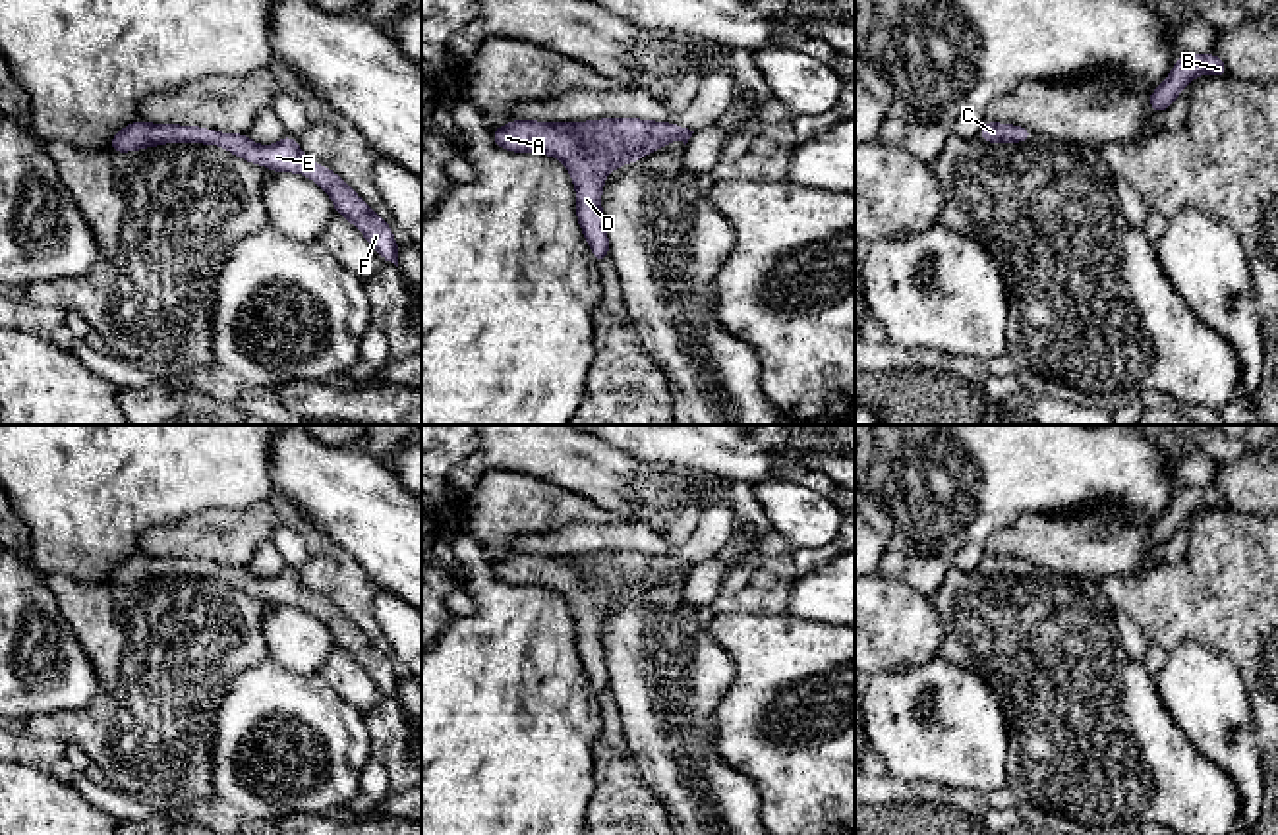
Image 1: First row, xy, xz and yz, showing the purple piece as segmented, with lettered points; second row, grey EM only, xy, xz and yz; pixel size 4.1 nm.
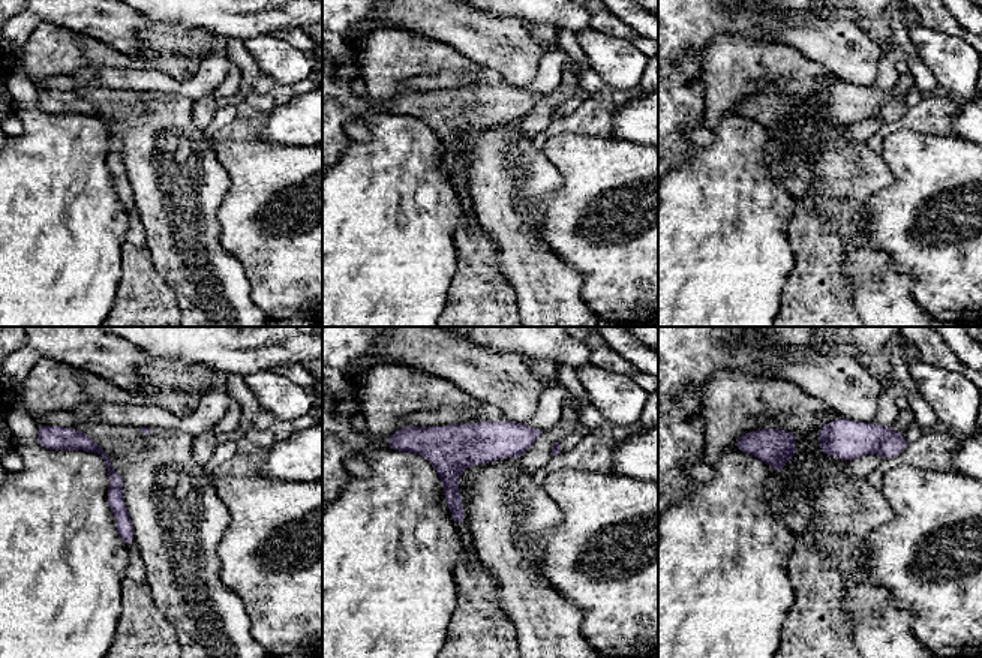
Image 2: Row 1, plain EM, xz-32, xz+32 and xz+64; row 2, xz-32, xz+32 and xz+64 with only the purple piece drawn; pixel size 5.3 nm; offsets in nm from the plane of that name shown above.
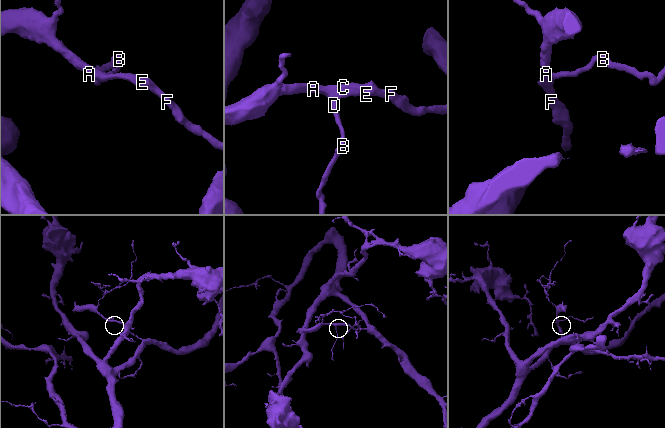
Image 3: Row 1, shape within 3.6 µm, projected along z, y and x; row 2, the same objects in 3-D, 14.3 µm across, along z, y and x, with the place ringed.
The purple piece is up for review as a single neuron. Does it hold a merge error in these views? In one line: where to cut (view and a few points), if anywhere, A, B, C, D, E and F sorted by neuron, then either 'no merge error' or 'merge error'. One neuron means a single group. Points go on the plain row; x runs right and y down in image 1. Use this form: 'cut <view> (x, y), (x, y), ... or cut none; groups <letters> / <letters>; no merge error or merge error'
cut none; groups A B C D E F; no merge error

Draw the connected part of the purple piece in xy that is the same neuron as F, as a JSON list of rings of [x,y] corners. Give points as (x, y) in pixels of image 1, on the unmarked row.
[[[135,553],[116,564],[108,584],[128,586],[145,580],[159,580],[170,574],[218,578],[232,588],[251,597],[261,597],[273,605],[309,609],[331,630],[336,646],[365,669],[379,690],[398,700],[400,678],[389,657],[365,634],[362,634],[338,607],[307,591],[300,584],[296,570],[286,566],[278,576],[263,580],[253,576],[247,566],[236,568],[201,559],[151,557]]]

